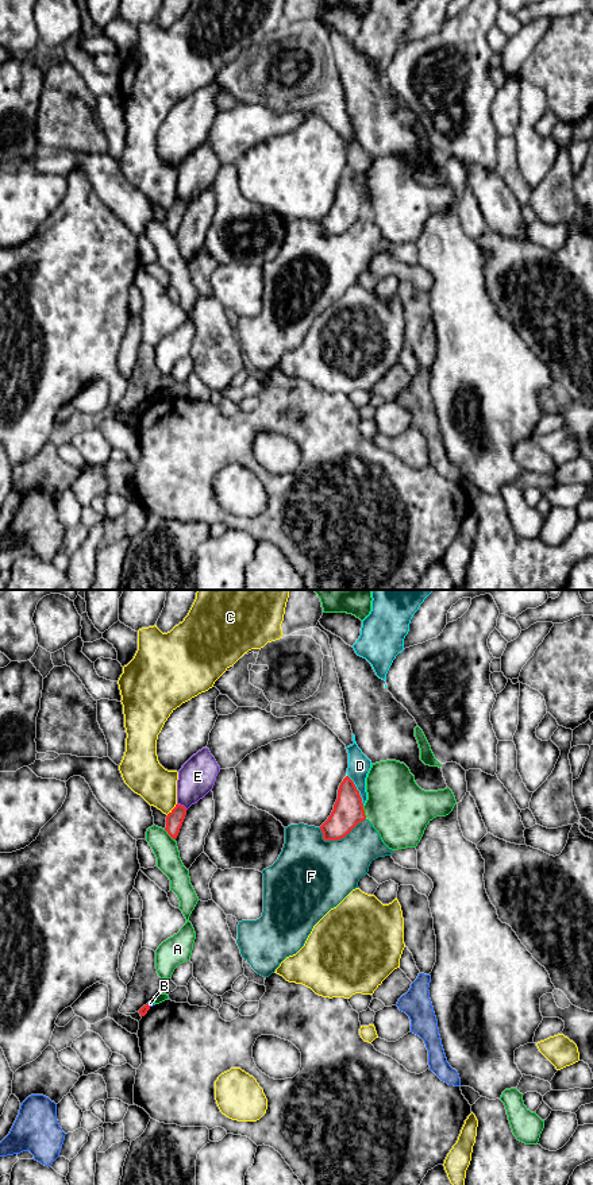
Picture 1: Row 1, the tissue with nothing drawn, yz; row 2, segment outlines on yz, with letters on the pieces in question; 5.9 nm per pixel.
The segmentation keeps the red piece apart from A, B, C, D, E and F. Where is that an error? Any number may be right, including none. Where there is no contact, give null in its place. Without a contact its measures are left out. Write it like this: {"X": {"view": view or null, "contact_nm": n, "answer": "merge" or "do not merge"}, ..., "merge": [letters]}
{"A": {"view": "yz", "contact_nm": 100, "answer": "do not merge"}, "B": {"view": null, "answer": "do not merge"}, "C": {"view": "yz", "contact_nm": 90, "answer": "do not merge"}, "D": {"view": "yz", "contact_nm": 200, "answer": "do not merge"}, "E": {"view": "yz", "contact_nm": 70, "answer": "do not merge"}, "F": {"view": "yz", "contact_nm": 300, "answer": "do not merge"}, "merge": []}

